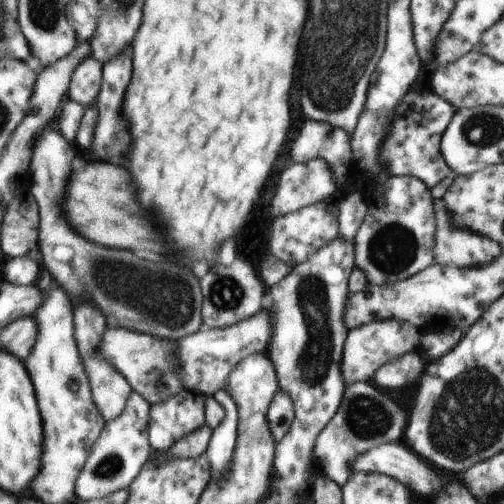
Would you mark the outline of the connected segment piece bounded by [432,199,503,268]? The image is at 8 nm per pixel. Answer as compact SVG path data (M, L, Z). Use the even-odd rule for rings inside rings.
M442 199L433 200L434 220L436 220L435 262L442 266L482 266L490 264L503 253L499 244L472 230L458 228L452 222Z

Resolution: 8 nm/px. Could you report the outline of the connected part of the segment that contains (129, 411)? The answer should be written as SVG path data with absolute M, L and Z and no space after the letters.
M132 391L122 414L118 418L104 423L104 428L92 445L88 460L86 460L82 472L76 479L74 492L76 492L78 500L101 499L132 484L132 481L138 476L138 473L154 452L150 446L148 434L148 424L150 424L151 419L150 407L151 404L143 396Z

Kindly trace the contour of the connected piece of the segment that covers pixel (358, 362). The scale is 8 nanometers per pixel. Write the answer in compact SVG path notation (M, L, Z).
M377 320L350 330L347 333L342 360L340 360L340 372L344 378L344 386L350 386L354 382L372 382L374 373L386 362L400 358L414 350L421 351L421 335L423 332L420 328L416 328L408 322L398 322L398 320Z

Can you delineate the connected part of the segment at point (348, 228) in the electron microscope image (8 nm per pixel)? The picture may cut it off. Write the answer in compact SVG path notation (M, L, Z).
M354 191L346 197L340 199L340 214L338 214L340 230L338 236L342 240L354 240L360 224L364 222L364 217L368 210L365 195L359 191Z

